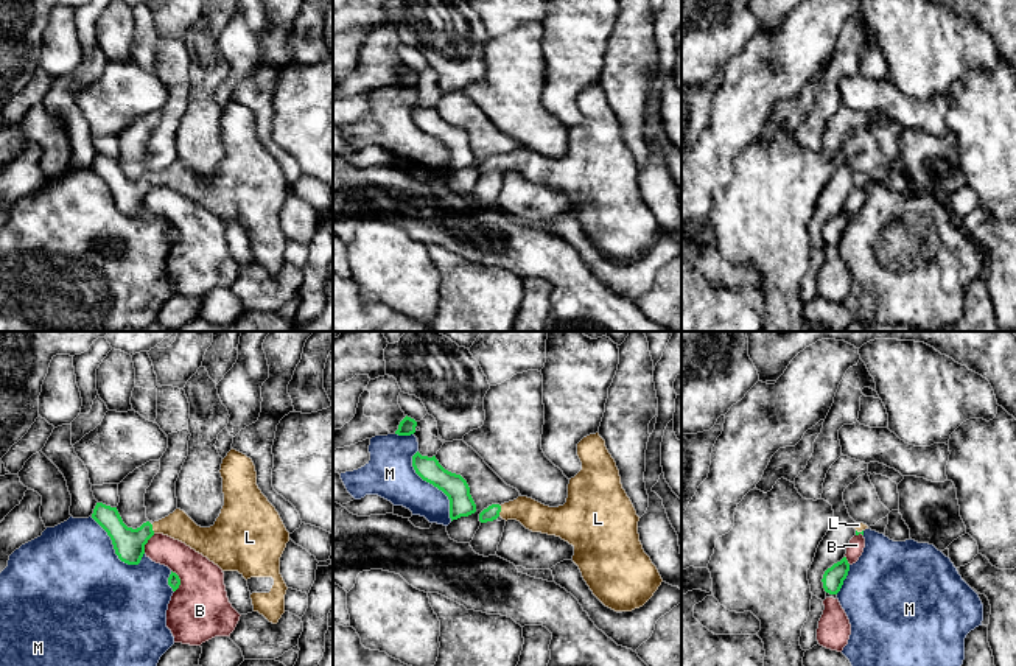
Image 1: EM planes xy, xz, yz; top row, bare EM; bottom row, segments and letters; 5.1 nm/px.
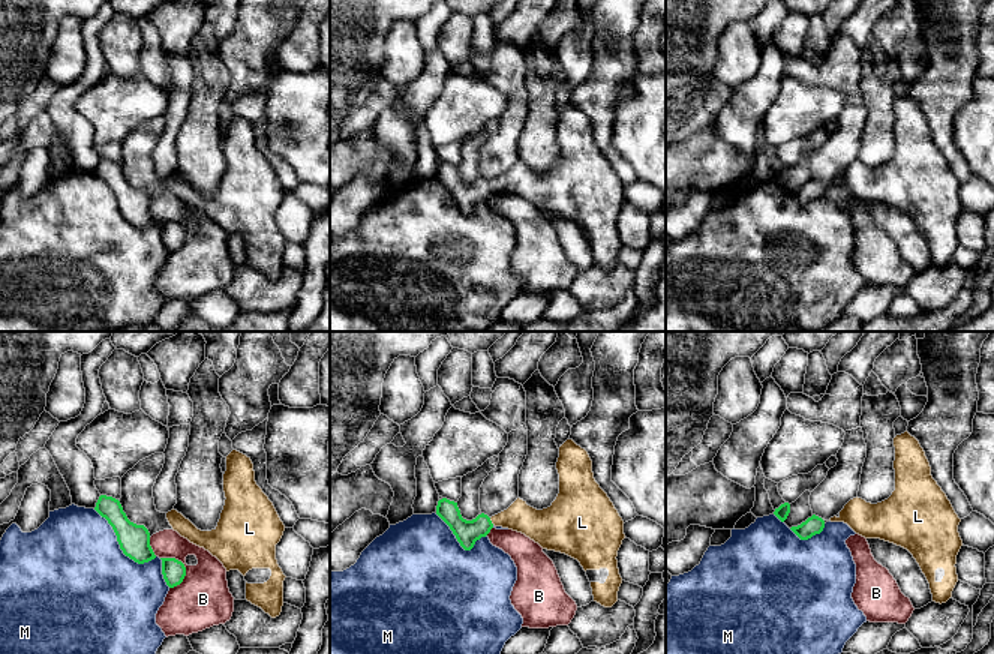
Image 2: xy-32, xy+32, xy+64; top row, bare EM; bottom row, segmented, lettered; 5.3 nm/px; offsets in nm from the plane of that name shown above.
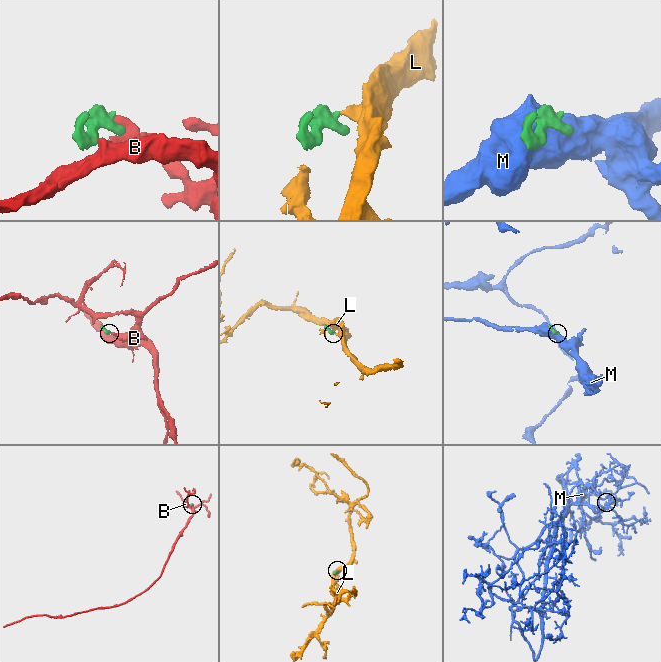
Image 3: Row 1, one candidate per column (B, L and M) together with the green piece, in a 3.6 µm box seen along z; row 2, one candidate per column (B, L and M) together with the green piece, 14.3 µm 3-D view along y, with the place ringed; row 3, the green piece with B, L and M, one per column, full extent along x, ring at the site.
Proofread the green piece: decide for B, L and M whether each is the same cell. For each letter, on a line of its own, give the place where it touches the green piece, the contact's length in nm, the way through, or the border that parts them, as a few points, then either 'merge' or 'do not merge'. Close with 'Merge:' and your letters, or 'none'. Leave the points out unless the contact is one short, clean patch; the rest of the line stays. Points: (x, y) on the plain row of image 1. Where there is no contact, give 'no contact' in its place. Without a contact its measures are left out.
B: xy (179, 232) | 120 nm | along xy (171, 221), (179, 231), (179, 238), (175, 243) | do not merge
L: xz (500, 162) | 60 nm | across xz (492, 164), (500, 162), (528, 162), (534, 167) | merge
M: xz (433, 136) | 400 nm | do not merge
Merge: L

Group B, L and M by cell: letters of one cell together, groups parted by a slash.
B / L / M

